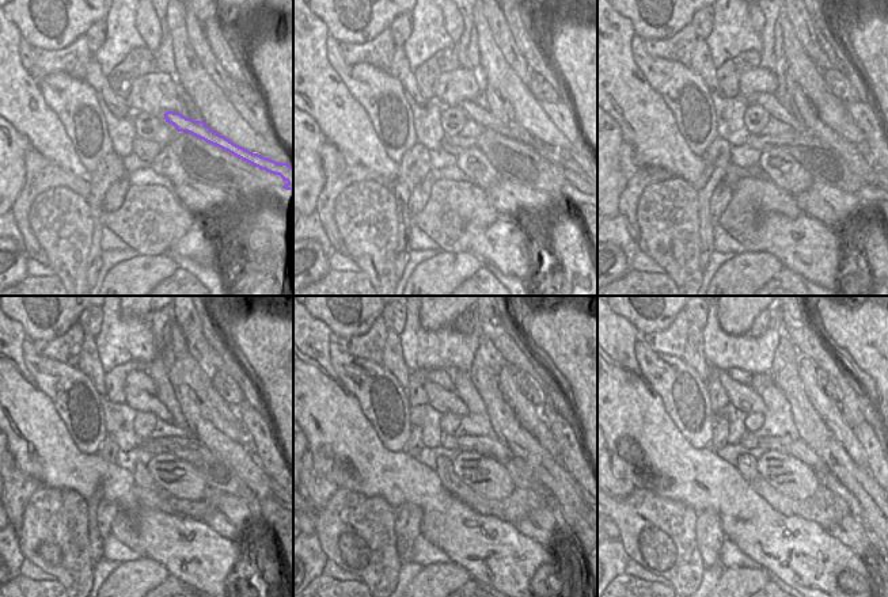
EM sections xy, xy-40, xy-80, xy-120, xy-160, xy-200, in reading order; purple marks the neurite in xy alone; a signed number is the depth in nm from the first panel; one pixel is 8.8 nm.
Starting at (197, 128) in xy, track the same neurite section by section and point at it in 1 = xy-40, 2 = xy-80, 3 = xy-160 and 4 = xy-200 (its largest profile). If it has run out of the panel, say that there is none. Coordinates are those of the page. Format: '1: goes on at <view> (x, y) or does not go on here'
1: goes on at xy-40 (474, 111)
2: goes on at xy-80 (767, 101)
3: goes on at xy-160 (443, 400)
4: goes on at xy-200 (744, 398)

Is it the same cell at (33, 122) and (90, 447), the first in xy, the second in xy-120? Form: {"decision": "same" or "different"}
{"decision": "different"}

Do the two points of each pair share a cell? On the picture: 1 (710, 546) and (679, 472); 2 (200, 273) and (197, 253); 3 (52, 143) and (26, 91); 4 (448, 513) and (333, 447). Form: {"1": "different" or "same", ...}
{"1": "different", "2": "different", "3": "same", "4": "same"}

